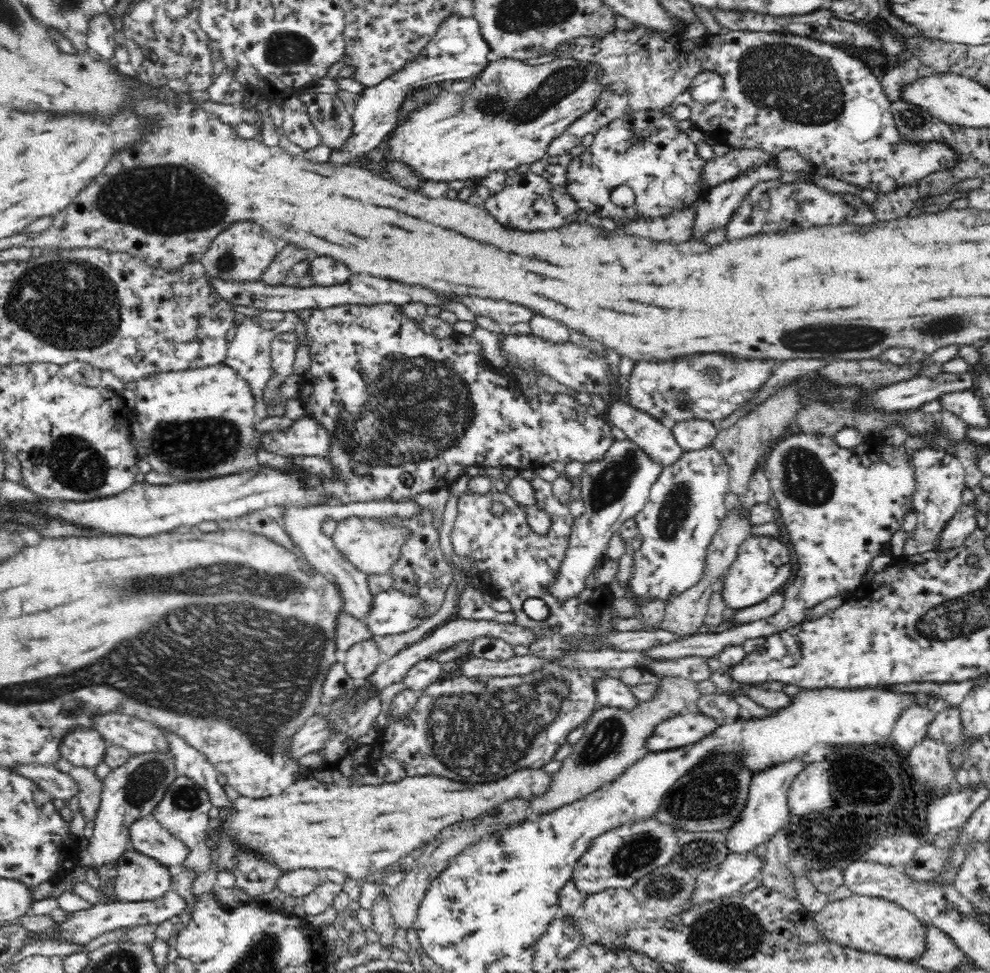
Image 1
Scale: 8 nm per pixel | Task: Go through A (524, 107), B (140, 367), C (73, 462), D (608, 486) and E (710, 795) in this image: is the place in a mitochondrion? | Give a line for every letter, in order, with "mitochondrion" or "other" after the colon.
A: mitochondrion
B: other
C: mitochondrion
D: mitochondrion
E: mitochondrion

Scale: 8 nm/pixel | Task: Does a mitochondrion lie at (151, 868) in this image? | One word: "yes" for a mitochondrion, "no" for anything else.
no

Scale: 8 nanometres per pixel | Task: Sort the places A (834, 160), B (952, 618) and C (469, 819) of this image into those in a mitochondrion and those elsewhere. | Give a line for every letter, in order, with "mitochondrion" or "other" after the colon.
A: other
B: mitochondrion
C: other

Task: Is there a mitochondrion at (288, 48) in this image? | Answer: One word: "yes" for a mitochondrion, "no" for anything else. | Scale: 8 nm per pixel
yes

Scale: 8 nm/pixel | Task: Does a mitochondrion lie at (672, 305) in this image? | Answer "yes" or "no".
no

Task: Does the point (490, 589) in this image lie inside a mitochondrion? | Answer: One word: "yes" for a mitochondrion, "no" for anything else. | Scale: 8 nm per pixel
no

